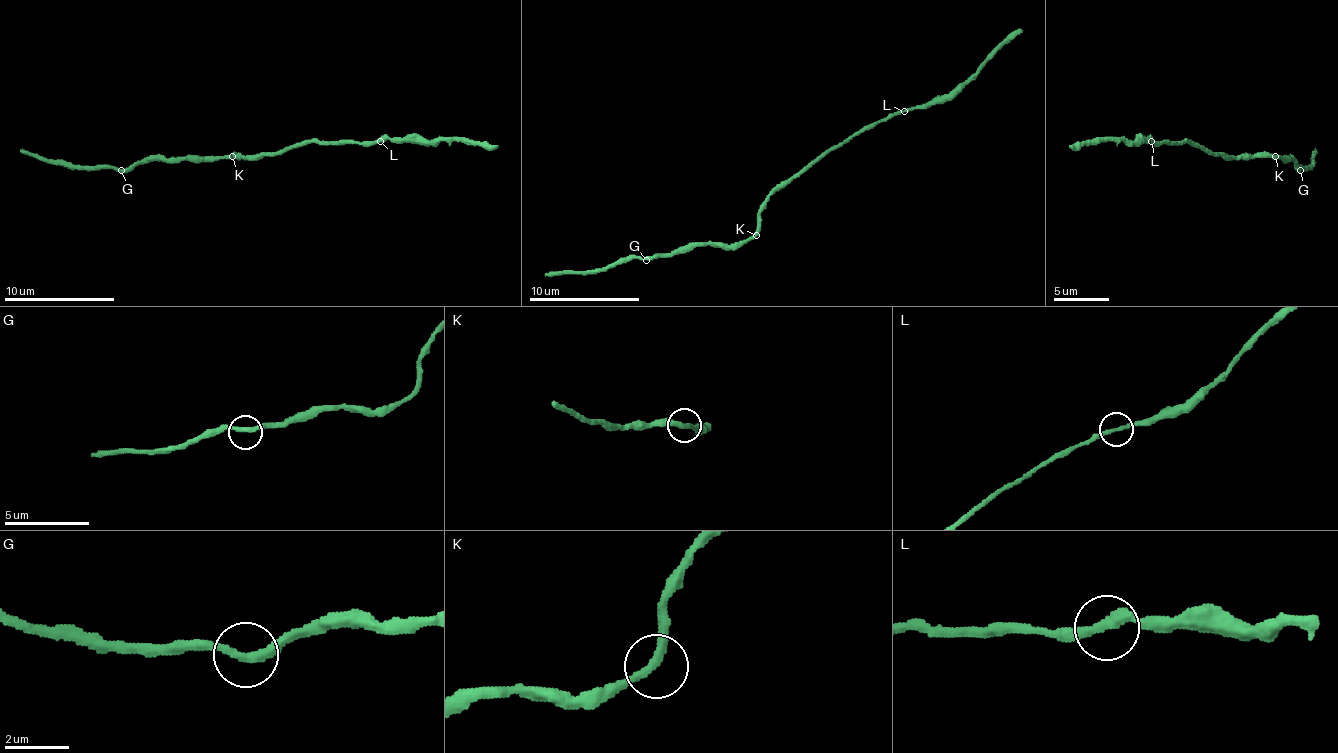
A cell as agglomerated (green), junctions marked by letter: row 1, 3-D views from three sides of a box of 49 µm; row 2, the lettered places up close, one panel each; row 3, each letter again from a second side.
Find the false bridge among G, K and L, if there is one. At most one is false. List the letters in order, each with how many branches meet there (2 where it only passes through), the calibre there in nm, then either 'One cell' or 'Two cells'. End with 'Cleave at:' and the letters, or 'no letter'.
G: Branches: 2. Thickness 280 nm. One cell
K: Branches: 2. Thickness 280 nm. One cell
L: Branches: 2. Thickness 280 nm. One cell
Cleave at: no letter

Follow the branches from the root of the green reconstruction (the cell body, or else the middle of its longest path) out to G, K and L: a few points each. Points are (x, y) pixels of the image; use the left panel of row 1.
G: (262, 153), (204, 159), (146, 159), (121, 170)
K: (262, 153), (232, 156)
L: (262, 153), (282, 153), (307, 142), (379, 142)

